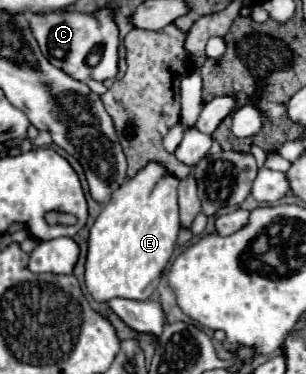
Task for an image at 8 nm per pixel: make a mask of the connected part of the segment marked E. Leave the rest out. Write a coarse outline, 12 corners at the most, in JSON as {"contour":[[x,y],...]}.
{"contour":[[148,162],[88,238],[94,300],[148,300],[180,232],[178,184]]}

